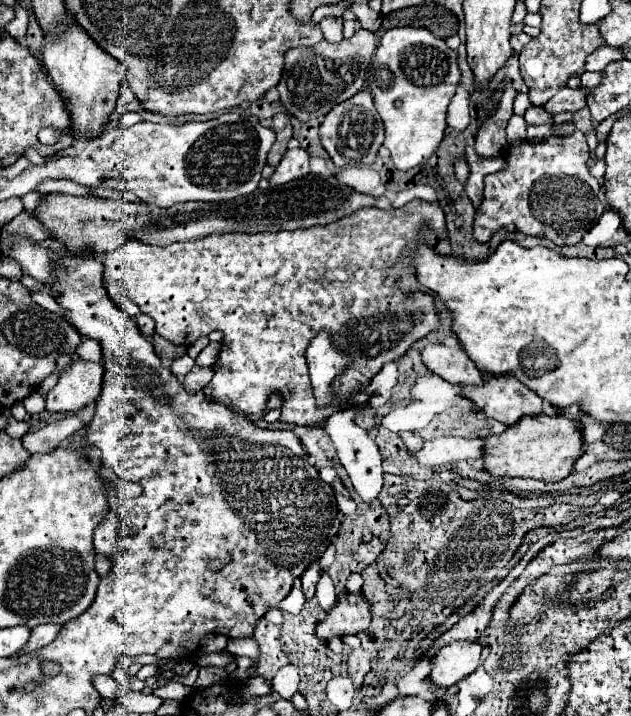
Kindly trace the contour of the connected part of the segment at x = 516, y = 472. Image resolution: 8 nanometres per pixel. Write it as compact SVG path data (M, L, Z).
M562 414L524 416L520 424L506 428L500 436L488 436L484 446L484 468L494 476L520 476L542 482L558 482L566 478L576 460L582 456L580 424Z

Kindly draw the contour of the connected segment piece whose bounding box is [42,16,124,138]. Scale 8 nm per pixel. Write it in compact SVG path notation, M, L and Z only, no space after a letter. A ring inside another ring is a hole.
M68 16L68 20L70 24L66 26L64 34L58 38L44 38L42 62L60 96L68 104L72 132L84 134L86 138L96 138L100 132L104 132L104 124L110 120L110 114L116 108L120 84L124 82L124 66L96 46L84 30L72 24L72 16Z

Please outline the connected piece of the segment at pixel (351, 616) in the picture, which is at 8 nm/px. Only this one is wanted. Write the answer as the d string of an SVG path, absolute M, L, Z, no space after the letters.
M344 594L336 600L332 610L326 614L326 618L318 624L316 636L320 640L328 640L330 636L346 636L346 634L358 634L366 630L370 624L370 604L368 600L358 594Z

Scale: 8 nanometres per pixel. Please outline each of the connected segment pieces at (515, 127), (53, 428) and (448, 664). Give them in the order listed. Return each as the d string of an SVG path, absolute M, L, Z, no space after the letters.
M512 116L506 132L508 132L508 144L510 146L522 144L526 140L526 120L522 116Z
M68 416L68 418L56 420L48 426L40 428L40 430L28 432L22 438L22 444L30 454L48 454L48 452L54 452L66 438L70 438L84 426L86 424L78 416Z
M458 640L442 646L432 658L430 680L440 688L458 684L480 666L480 652L482 646L468 640Z

